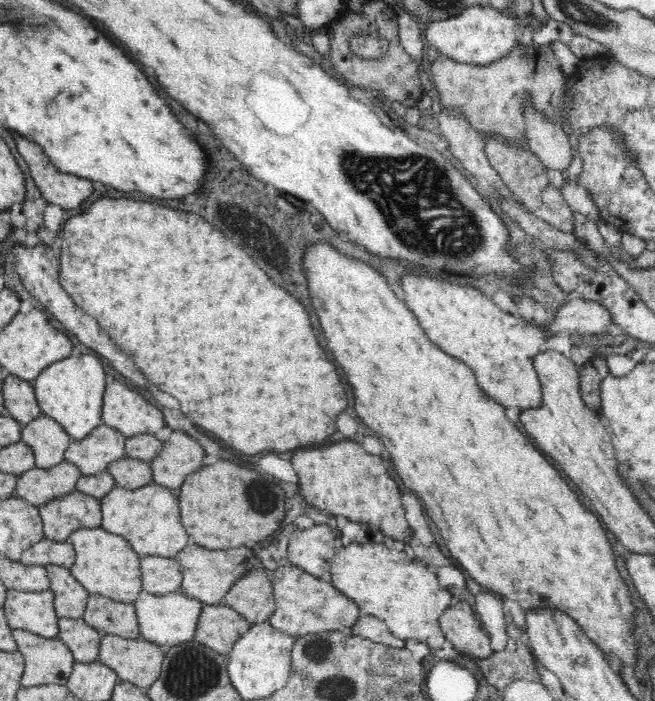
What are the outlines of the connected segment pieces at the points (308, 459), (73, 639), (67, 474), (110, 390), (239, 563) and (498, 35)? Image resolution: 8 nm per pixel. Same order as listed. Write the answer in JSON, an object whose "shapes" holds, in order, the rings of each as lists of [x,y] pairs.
{"shapes":[[[[336,442],[324,448],[302,450],[292,456],[294,470],[300,478],[300,494],[318,510],[346,516],[348,521],[374,524],[386,536],[394,540],[408,540],[410,526],[404,518],[404,508],[396,482],[386,472],[380,456],[368,454],[358,442]]],[[[59,618],[58,637],[68,645],[75,662],[98,661],[98,648],[102,634],[83,619]]],[[[66,460],[48,469],[35,467],[18,476],[14,496],[38,507],[39,505],[46,504],[49,500],[70,494],[70,492],[76,490],[77,481],[82,476],[78,467]]],[[[120,381],[106,384],[101,418],[102,423],[120,431],[125,437],[136,434],[159,436],[165,427],[164,414],[159,408]]],[[[196,544],[184,546],[175,556],[180,563],[182,571],[182,581],[180,592],[184,595],[198,599],[204,605],[214,605],[222,603],[222,600],[232,584],[240,580],[249,569],[261,566],[260,560],[254,556],[250,548],[234,548],[212,550]]],[[[470,6],[448,20],[432,21],[426,30],[430,46],[436,46],[444,56],[466,64],[490,64],[506,56],[518,40],[516,17],[492,7]]]]}

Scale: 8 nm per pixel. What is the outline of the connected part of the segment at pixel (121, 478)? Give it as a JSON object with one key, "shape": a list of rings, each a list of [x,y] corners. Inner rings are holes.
{"shape":[[[123,457],[108,464],[107,472],[113,477],[115,487],[142,488],[153,484],[152,467],[149,461]]]}

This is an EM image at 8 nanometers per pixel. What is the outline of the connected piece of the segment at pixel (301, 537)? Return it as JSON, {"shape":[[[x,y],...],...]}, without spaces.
{"shape":[[[330,524],[309,529],[291,528],[287,557],[290,564],[303,568],[315,577],[329,571],[336,550],[337,532]]]}

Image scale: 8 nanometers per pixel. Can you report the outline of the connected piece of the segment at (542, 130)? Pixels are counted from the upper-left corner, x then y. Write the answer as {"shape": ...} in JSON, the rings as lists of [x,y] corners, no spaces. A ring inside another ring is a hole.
{"shape":[[[534,107],[526,108],[526,145],[532,151],[547,170],[563,171],[572,162],[572,146],[570,146],[568,129],[559,124],[554,124],[552,119],[545,118],[544,114],[536,111]]]}

